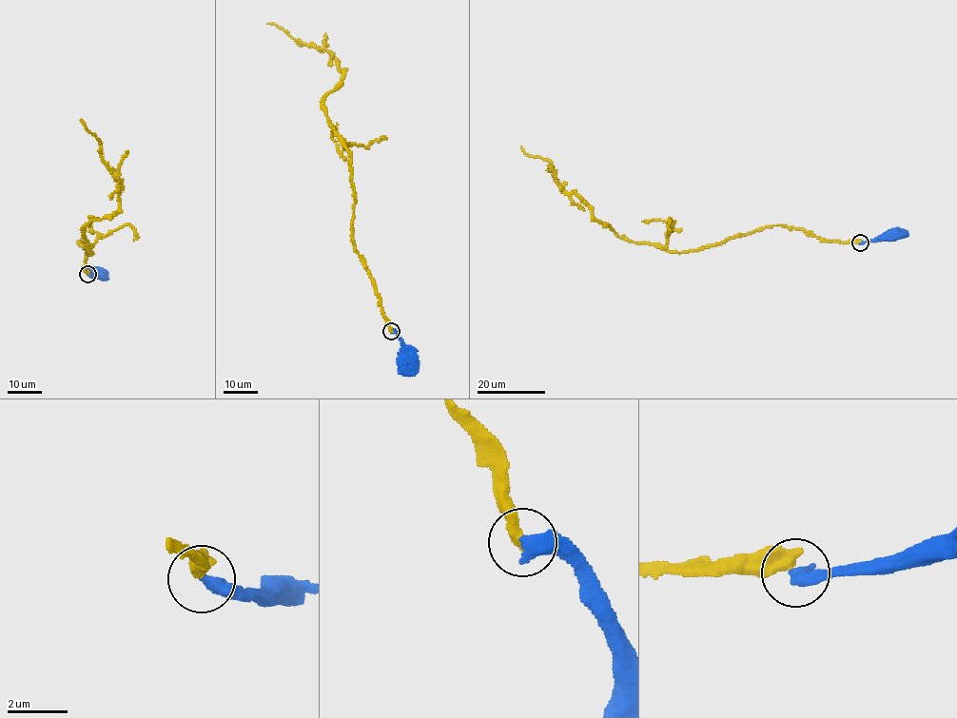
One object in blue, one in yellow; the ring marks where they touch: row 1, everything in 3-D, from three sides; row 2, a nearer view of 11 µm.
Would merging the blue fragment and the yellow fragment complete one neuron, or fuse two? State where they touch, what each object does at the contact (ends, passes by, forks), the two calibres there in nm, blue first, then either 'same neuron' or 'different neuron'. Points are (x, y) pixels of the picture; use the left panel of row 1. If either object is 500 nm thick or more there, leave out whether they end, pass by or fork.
place (87, 274); blue ends; yellow ends; calibres 480 and 480 nm; different neuron

